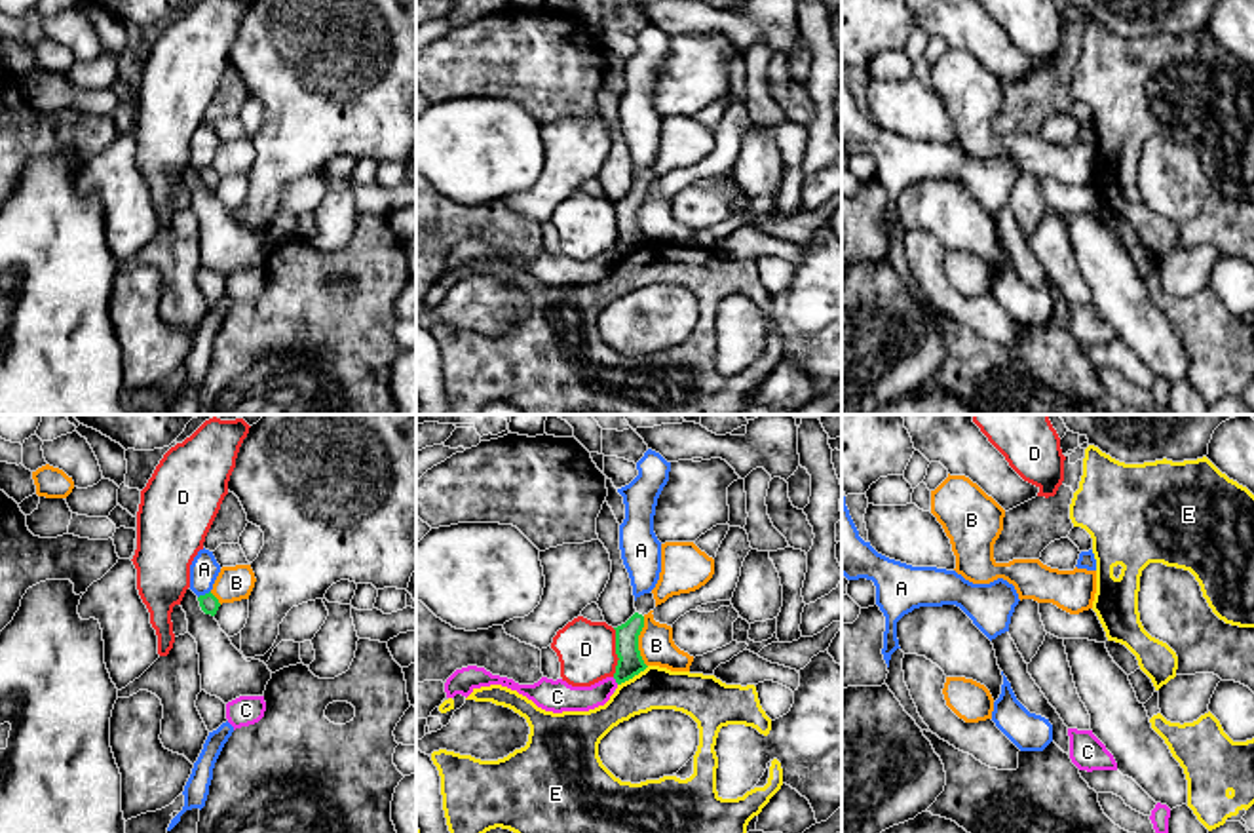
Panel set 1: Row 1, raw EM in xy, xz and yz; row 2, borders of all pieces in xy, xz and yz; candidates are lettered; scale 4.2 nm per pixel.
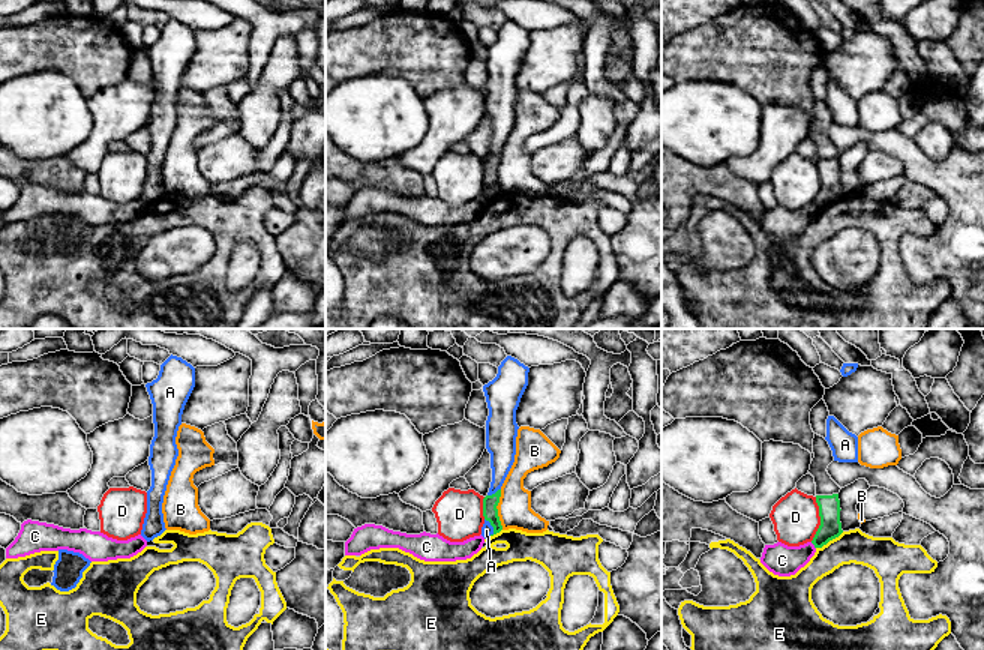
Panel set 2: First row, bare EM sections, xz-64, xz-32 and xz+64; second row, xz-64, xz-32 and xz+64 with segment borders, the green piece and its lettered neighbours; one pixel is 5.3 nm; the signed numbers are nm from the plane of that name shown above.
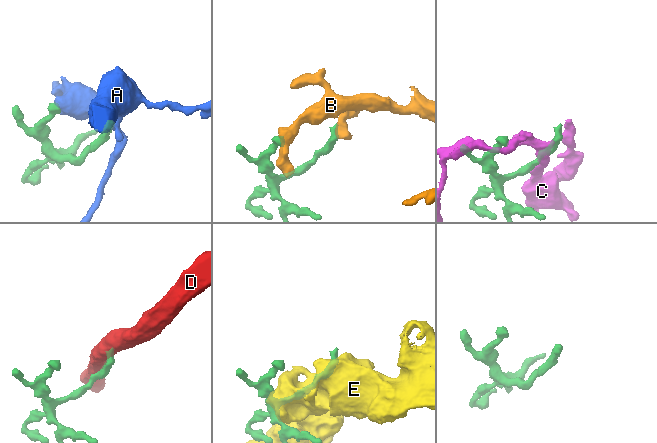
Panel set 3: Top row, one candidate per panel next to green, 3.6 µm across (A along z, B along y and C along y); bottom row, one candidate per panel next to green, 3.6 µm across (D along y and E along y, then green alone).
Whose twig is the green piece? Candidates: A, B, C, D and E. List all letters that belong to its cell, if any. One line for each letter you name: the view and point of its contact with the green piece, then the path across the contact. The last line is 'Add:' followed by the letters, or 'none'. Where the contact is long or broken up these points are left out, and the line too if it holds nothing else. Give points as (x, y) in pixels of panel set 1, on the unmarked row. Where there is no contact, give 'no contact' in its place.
Add: none

